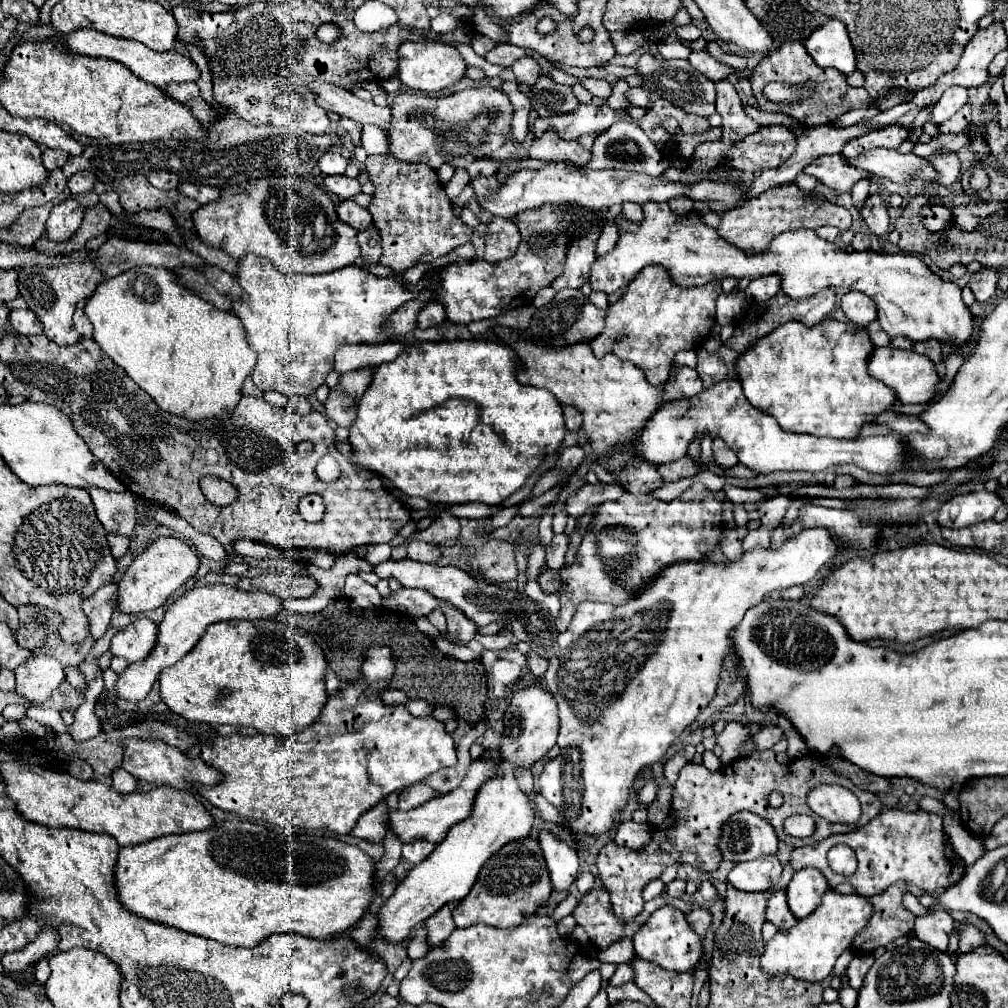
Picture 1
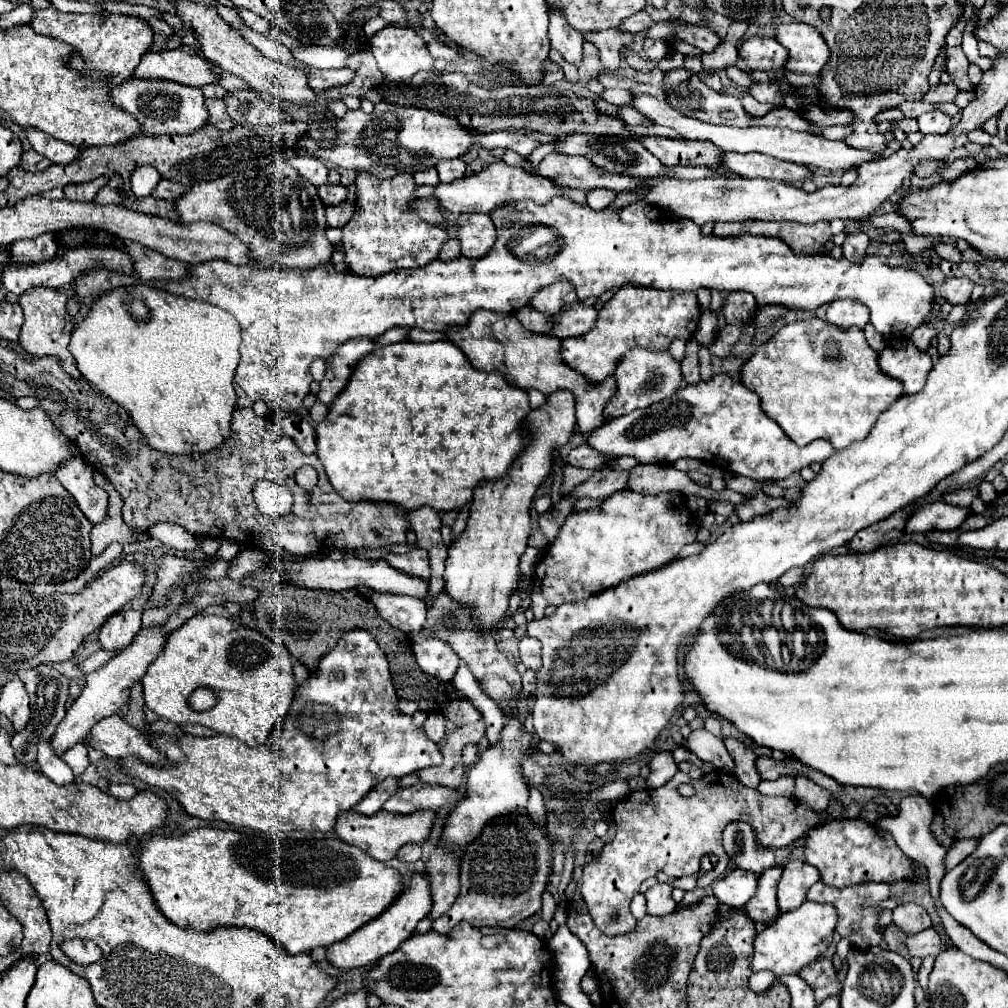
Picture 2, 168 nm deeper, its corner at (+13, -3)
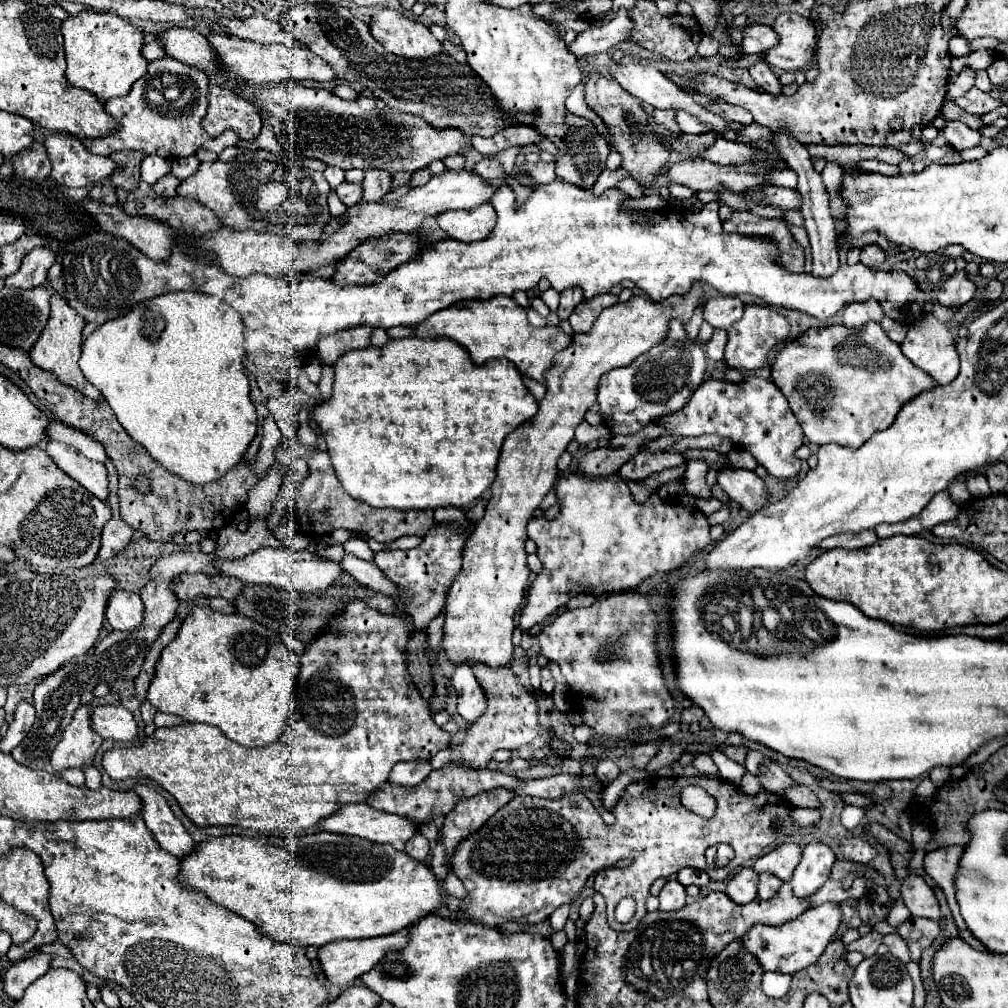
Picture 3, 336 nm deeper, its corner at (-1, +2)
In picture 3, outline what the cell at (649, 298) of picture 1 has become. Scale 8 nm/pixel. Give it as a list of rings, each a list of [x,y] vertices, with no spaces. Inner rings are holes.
[[[693,284],[693,288],[683,296],[671,296],[663,302],[651,302],[645,296],[633,296],[629,302],[619,302],[607,310],[601,312],[601,316],[595,320],[591,332],[573,334],[573,342],[555,354],[555,364],[547,370],[547,394],[539,402],[539,412],[523,422],[517,430],[513,430],[501,448],[499,464],[497,464],[497,478],[491,486],[491,500],[487,502],[485,516],[475,524],[471,536],[465,542],[463,548],[463,566],[457,578],[453,580],[447,602],[445,602],[445,630],[443,630],[443,648],[447,652],[447,658],[455,664],[459,662],[485,662],[489,666],[505,666],[513,660],[513,630],[515,630],[515,614],[521,608],[525,600],[525,592],[529,586],[531,570],[527,566],[527,552],[525,552],[525,540],[527,540],[527,524],[533,518],[535,510],[539,508],[545,494],[553,488],[553,484],[559,478],[557,460],[565,452],[567,444],[573,440],[575,428],[585,420],[585,412],[597,402],[597,384],[599,378],[619,366],[631,364],[637,356],[651,350],[655,344],[663,342],[669,330],[671,320],[681,320],[687,324],[693,316],[693,312],[707,302],[705,292],[701,284]]]

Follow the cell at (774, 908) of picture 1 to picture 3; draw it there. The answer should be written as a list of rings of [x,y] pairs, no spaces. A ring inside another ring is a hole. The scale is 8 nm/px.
[[[759,874],[759,898],[767,900],[767,898],[775,898],[775,892],[779,892],[781,888],[781,880],[775,878],[773,874]]]

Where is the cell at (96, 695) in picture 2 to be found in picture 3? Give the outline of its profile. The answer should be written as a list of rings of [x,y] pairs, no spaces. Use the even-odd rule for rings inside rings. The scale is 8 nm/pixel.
[[[111,690],[105,698],[93,698],[89,704],[83,704],[75,710],[73,722],[65,728],[61,742],[51,754],[51,766],[55,772],[61,772],[65,768],[83,768],[85,764],[93,762],[95,752],[103,744],[103,738],[91,730],[91,706],[99,706],[99,702],[105,706],[119,706],[121,698],[115,690]]]

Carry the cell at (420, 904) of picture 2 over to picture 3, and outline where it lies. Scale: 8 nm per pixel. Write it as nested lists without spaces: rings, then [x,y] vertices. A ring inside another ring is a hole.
[[[403,928],[395,934],[385,934],[385,936],[375,936],[375,938],[365,938],[365,940],[339,940],[339,942],[331,942],[325,944],[319,950],[319,960],[321,960],[321,968],[327,974],[327,978],[337,984],[337,986],[353,986],[355,978],[359,978],[361,974],[365,974],[367,970],[371,970],[377,962],[381,962],[389,952],[397,952],[403,946],[407,946],[409,942],[409,932],[411,928]]]

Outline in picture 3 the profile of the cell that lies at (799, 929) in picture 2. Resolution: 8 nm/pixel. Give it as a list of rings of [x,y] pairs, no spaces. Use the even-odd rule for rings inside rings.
[[[825,902],[817,908],[809,908],[807,912],[783,926],[753,926],[741,940],[765,970],[795,974],[819,960],[827,944],[839,936],[841,922],[843,914],[839,904]]]

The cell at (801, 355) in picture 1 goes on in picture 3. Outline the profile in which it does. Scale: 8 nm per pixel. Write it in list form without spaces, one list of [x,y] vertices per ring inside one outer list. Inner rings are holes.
[[[871,322],[859,330],[845,328],[845,326],[809,328],[799,338],[795,338],[793,342],[787,342],[779,350],[771,366],[771,376],[775,386],[789,400],[789,406],[795,418],[799,420],[805,432],[805,438],[811,444],[817,444],[817,446],[839,444],[847,448],[859,448],[875,432],[887,430],[905,402],[913,400],[923,390],[931,390],[937,386],[931,376],[927,376],[923,370],[907,362],[907,358],[901,354],[899,344],[893,342],[877,322]]]

